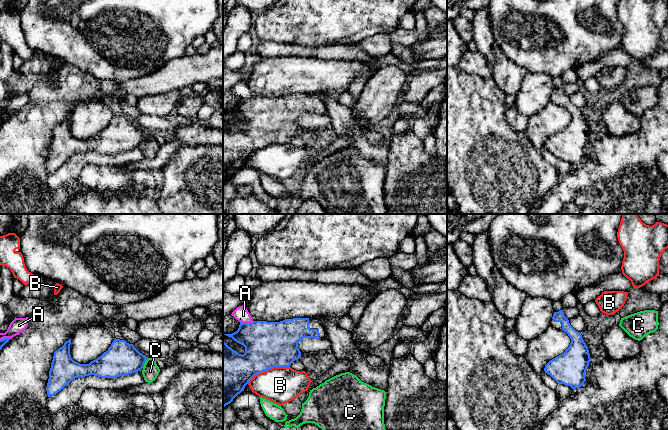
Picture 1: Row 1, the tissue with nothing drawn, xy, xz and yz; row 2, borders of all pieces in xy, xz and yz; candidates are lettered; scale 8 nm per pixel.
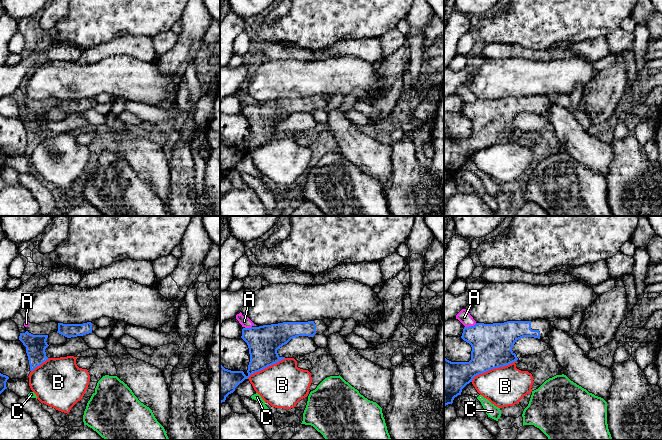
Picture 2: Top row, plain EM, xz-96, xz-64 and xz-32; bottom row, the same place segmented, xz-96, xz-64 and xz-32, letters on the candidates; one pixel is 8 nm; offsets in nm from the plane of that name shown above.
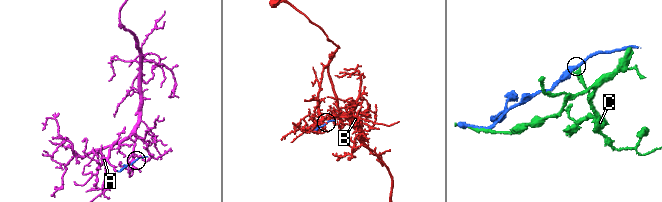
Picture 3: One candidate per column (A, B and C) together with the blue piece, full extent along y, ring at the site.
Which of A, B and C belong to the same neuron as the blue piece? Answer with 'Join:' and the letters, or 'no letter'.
Join: no letter

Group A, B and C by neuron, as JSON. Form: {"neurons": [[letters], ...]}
{"neurons": [["A"], ["B"], ["C"]]}

